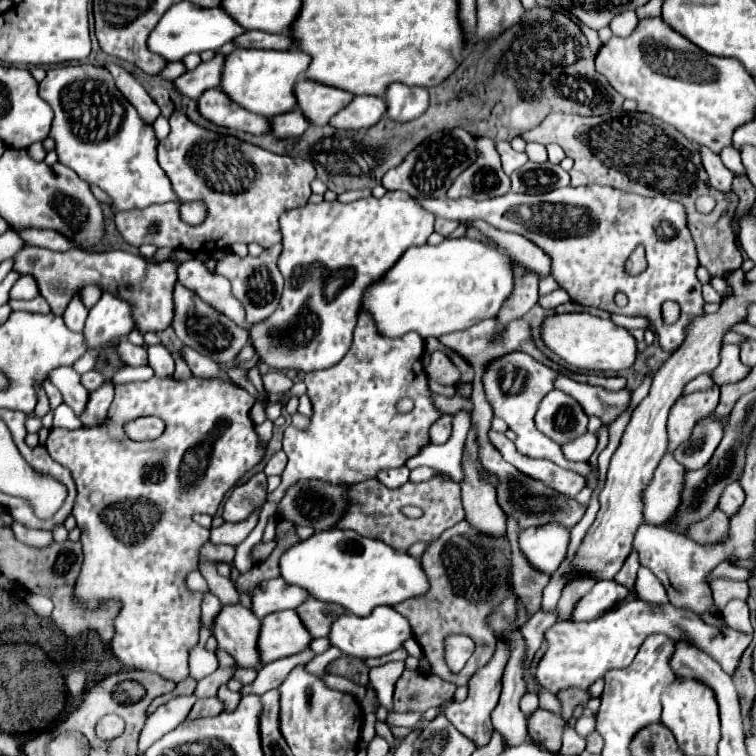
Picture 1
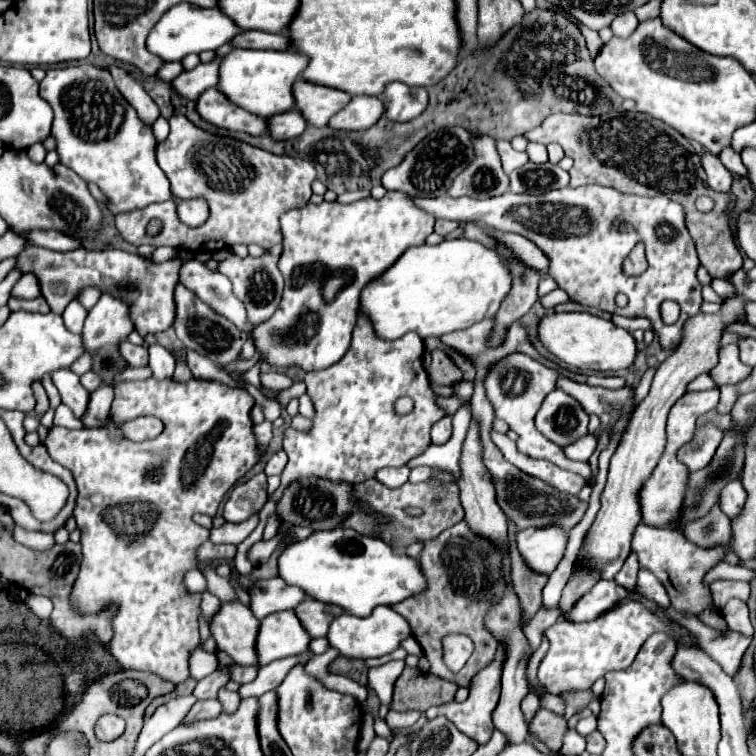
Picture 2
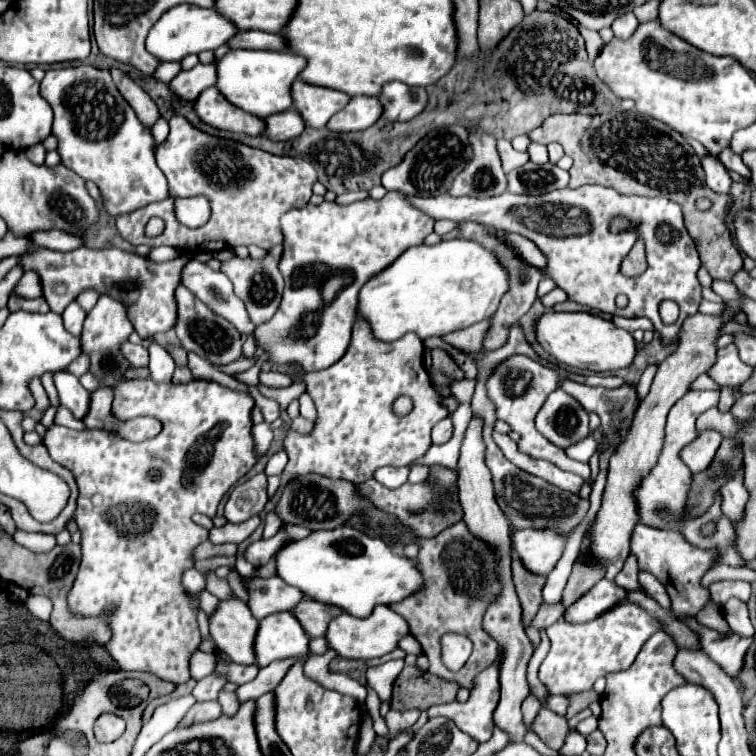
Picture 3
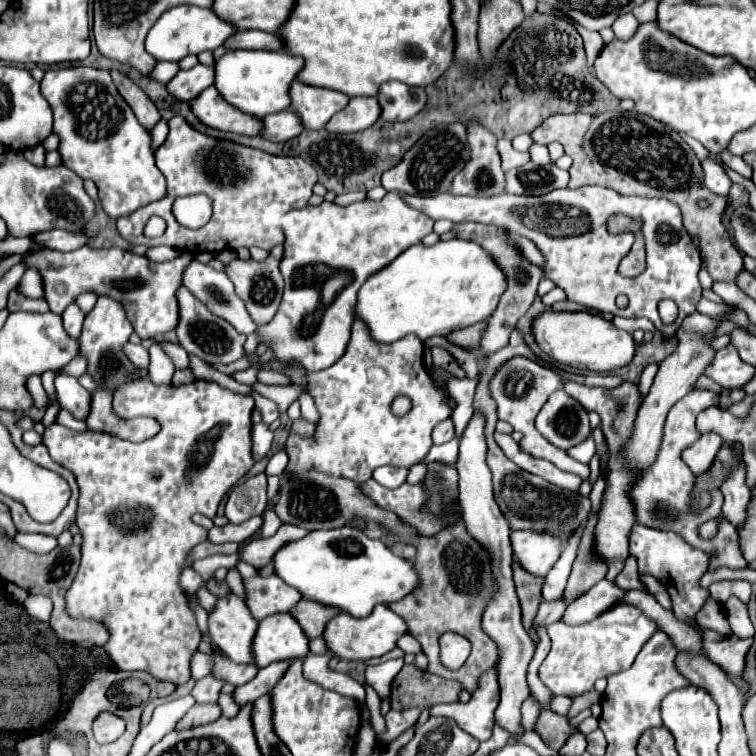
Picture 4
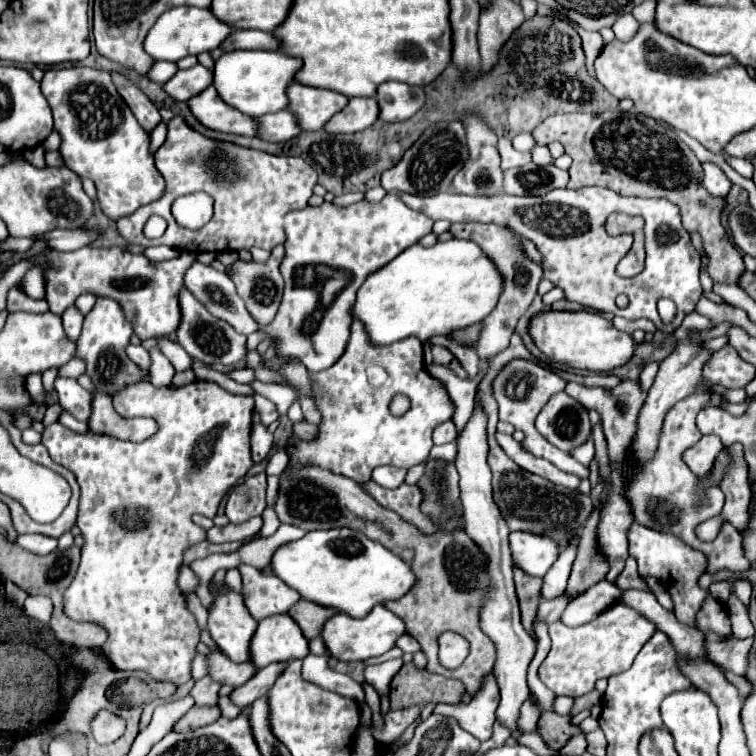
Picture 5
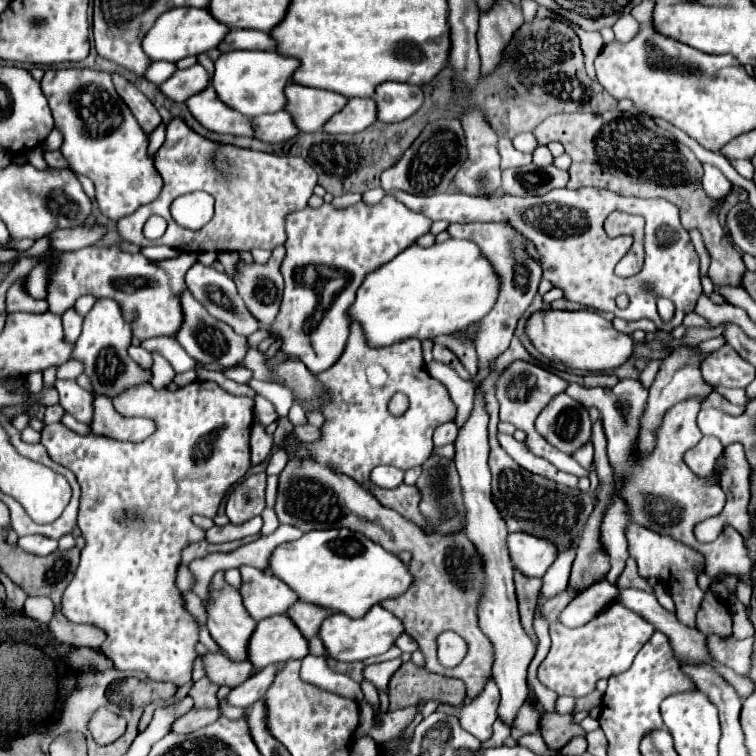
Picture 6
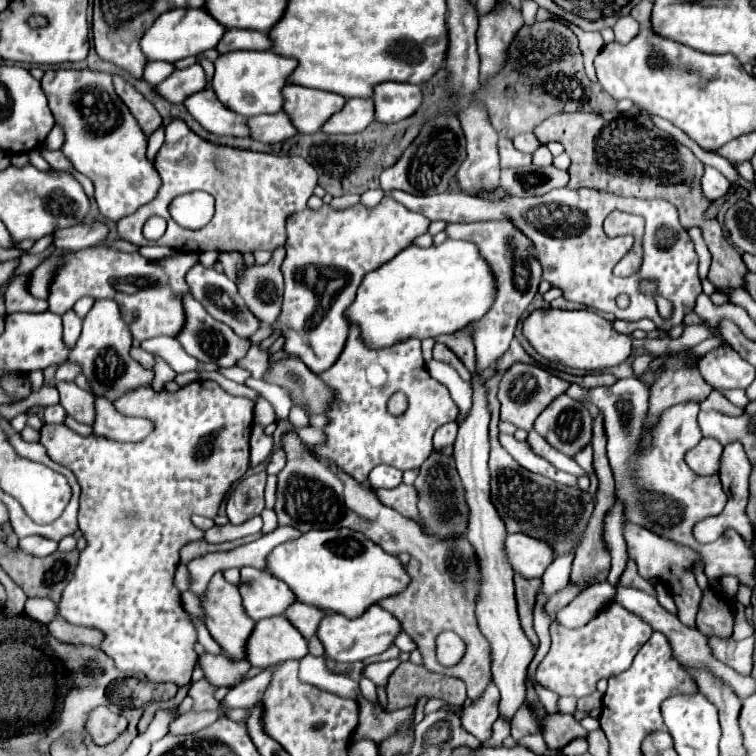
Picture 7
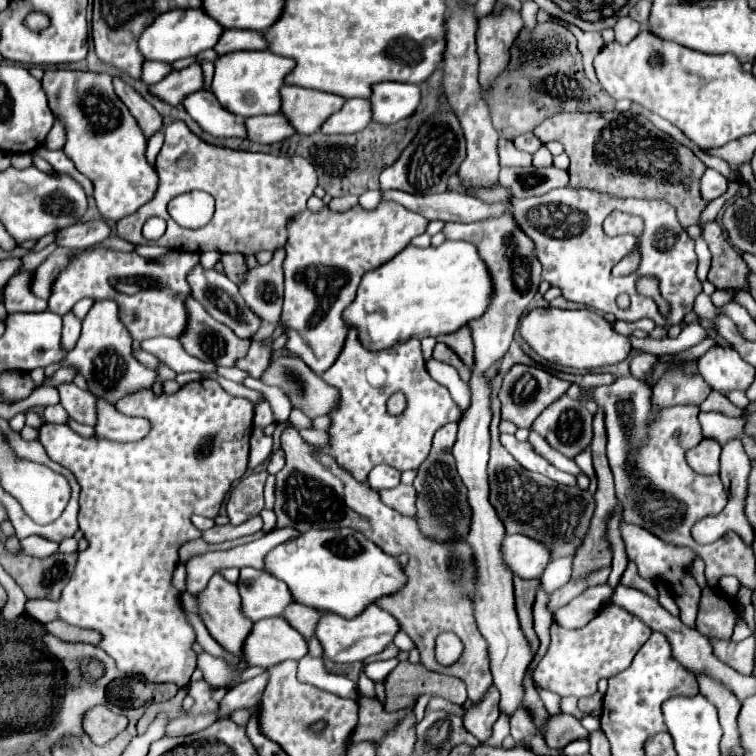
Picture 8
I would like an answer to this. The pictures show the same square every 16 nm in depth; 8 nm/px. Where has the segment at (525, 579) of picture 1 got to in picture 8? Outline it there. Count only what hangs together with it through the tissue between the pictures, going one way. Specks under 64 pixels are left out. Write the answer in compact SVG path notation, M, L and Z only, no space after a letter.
M514 578L514 598L516 598L516 614L520 620L520 628L526 636L526 640L530 642L532 654L536 656L538 652L538 636L534 632L532 626L532 600L536 594L536 586L538 580L522 580L522 578Z

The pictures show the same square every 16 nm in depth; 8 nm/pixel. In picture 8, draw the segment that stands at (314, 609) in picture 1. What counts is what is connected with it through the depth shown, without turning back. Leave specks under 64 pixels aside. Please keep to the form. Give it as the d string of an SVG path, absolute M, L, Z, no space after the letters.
M292 602L292 604L288 604L288 606L284 608L282 616L284 616L284 620L286 620L292 628L296 628L306 640L310 640L314 628L316 628L316 620L320 620L322 612Z

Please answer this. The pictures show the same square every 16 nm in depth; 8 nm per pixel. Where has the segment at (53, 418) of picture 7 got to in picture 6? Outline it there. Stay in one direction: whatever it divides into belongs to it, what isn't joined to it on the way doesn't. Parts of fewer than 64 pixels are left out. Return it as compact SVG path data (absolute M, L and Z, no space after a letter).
M54 404L54 406L48 406L46 412L44 412L44 424L52 424L52 422L62 422L62 416L64 416L64 408L60 404Z

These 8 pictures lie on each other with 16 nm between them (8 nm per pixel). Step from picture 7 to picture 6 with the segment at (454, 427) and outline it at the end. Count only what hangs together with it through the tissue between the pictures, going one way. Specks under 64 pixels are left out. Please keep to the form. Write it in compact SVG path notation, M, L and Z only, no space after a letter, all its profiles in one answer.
M454 422L442 424L442 426L436 428L436 432L434 432L434 446L452 444L452 442L456 440L456 432L458 432L458 426L456 426Z

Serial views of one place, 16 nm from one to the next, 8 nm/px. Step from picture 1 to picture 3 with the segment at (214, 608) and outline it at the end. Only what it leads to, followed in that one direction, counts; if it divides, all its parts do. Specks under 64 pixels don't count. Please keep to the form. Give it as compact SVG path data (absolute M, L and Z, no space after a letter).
M200 590L198 592L198 596L200 596L200 606L202 606L202 610L210 616L212 612L214 612L214 608L216 608L216 596L212 596L208 590Z

